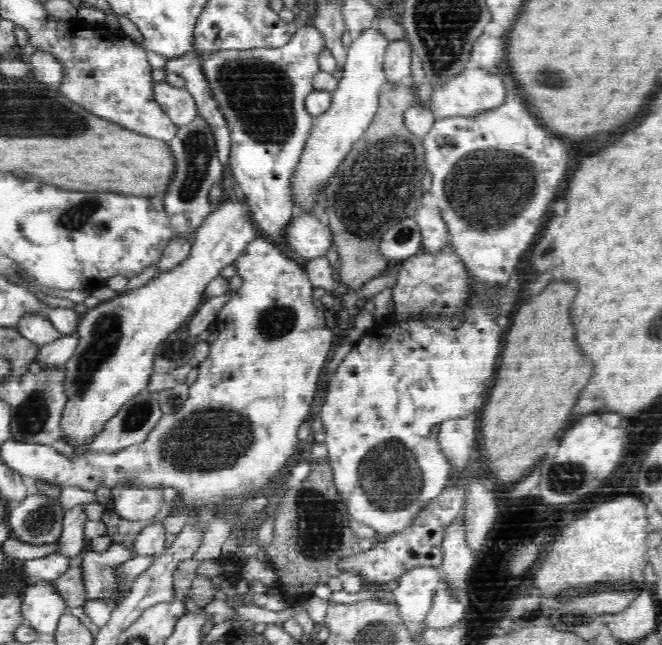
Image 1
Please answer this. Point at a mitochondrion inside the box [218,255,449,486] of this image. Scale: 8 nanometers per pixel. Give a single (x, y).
(273, 323)

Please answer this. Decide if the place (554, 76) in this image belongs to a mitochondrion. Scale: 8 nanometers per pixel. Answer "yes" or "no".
yes

